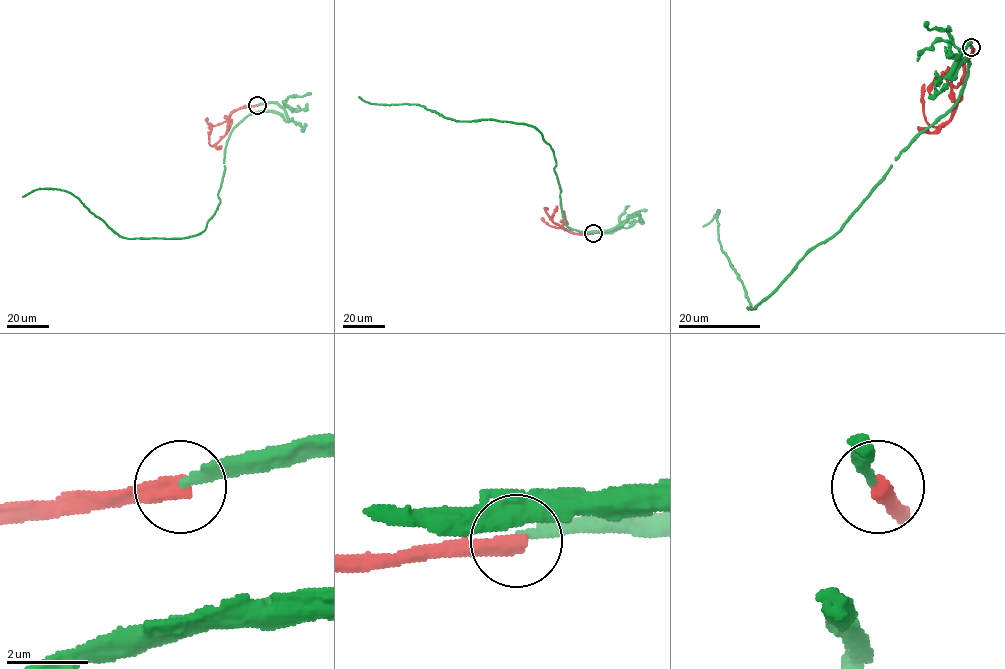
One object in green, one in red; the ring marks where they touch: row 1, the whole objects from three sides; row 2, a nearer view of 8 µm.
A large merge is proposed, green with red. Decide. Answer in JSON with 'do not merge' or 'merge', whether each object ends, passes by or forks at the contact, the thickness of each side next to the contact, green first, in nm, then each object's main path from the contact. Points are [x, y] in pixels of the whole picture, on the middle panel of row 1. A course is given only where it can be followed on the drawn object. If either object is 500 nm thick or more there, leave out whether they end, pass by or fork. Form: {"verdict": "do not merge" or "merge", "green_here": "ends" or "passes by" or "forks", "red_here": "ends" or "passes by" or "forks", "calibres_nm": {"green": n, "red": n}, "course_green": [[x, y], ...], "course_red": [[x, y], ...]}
{"verdict": "do not merge", "green_here": "ends", "red_here": "ends", "calibres_nm": {"green": 240, "red": 480}, "course_green": [[593, 233], [624, 222], [607, 231], [566, 225], [554, 151], [531, 126], [458, 121], [359, 97]], "course_red": [[593, 233], [571, 233], [556, 224], [545, 209]]}

